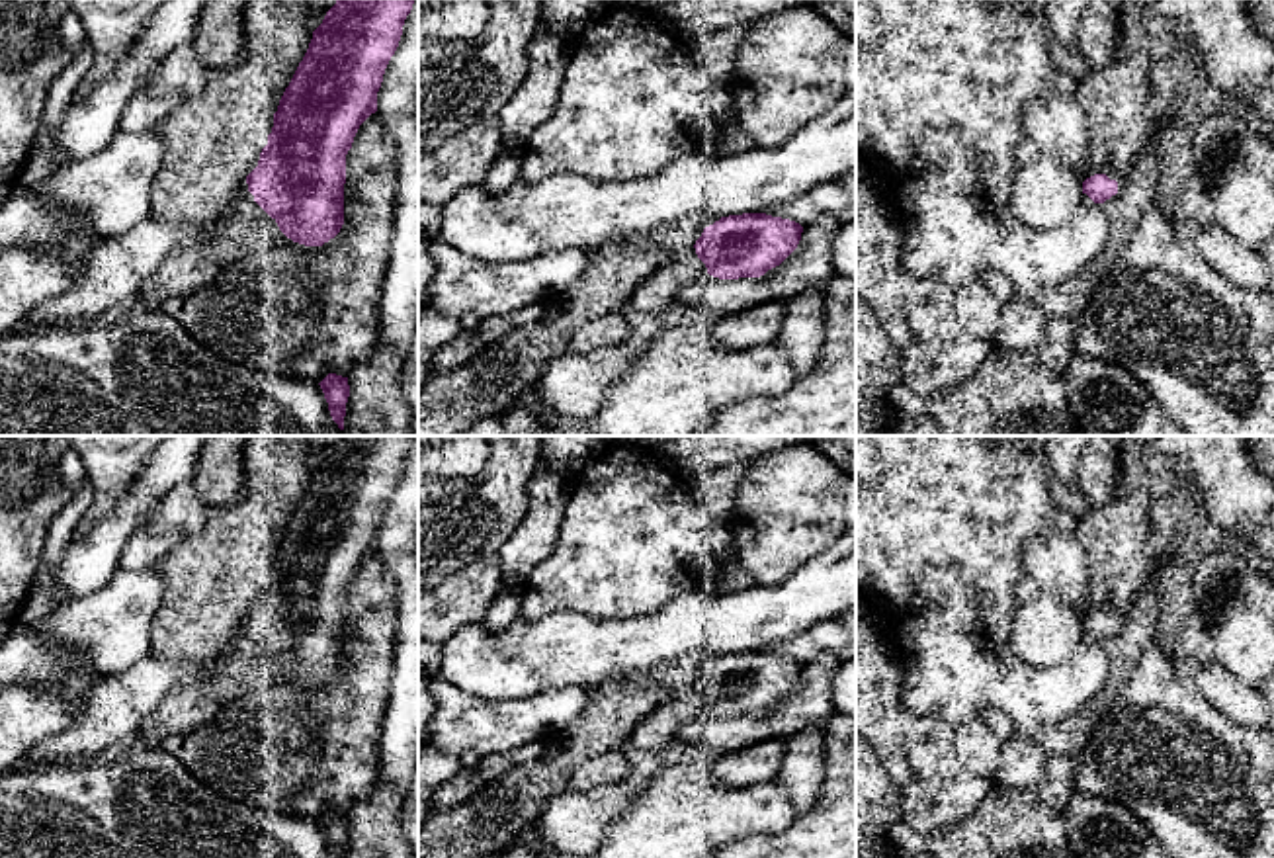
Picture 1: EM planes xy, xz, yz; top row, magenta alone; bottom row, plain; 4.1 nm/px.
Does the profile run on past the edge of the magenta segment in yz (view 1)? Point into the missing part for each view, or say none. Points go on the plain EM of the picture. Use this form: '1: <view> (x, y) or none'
1: none

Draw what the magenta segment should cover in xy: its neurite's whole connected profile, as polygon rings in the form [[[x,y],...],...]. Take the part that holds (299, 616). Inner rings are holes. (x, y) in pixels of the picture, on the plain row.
[[[336,436],[313,469],[309,487],[274,551],[258,604],[246,614],[254,639],[293,680],[322,684],[340,670],[346,592],[360,563],[377,549],[377,530],[412,442],[414,436]]]

